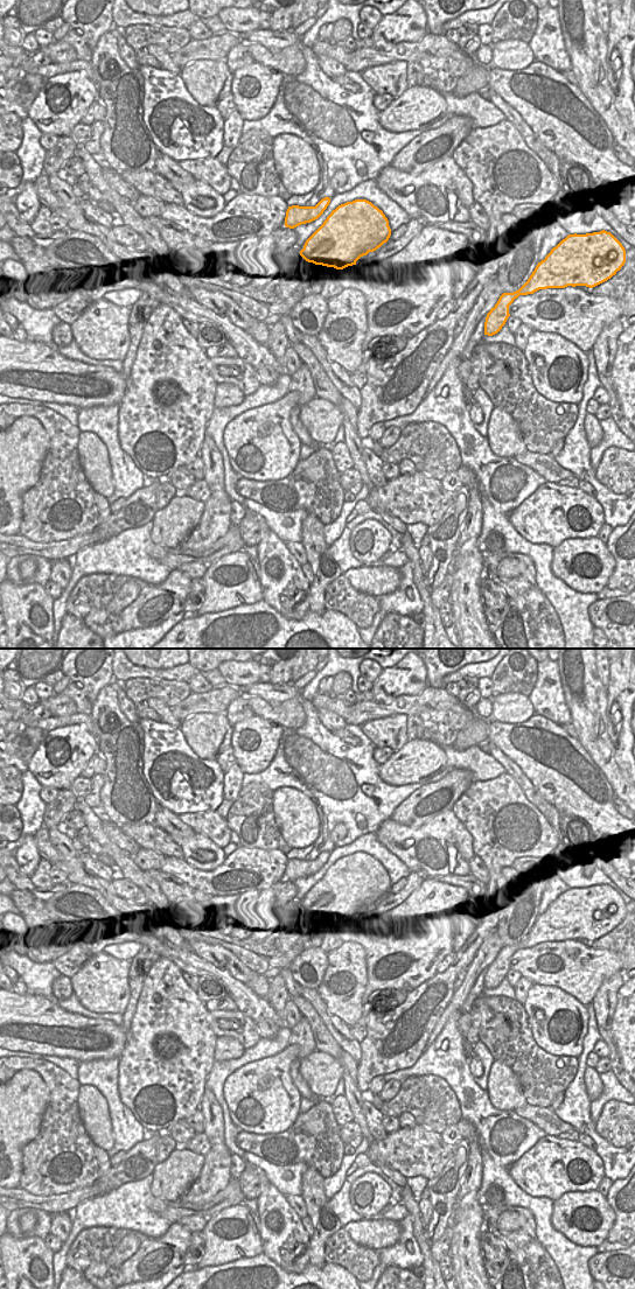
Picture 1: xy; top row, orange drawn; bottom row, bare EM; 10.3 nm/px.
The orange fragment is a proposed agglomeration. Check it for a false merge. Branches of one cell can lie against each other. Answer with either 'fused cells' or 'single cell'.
single cell

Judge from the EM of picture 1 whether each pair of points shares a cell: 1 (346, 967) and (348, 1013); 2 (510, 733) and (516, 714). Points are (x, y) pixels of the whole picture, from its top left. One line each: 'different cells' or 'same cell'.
1: same cell
2: different cells

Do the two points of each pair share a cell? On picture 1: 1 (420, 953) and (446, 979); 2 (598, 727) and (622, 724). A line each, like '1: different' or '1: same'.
1: different
2: different

